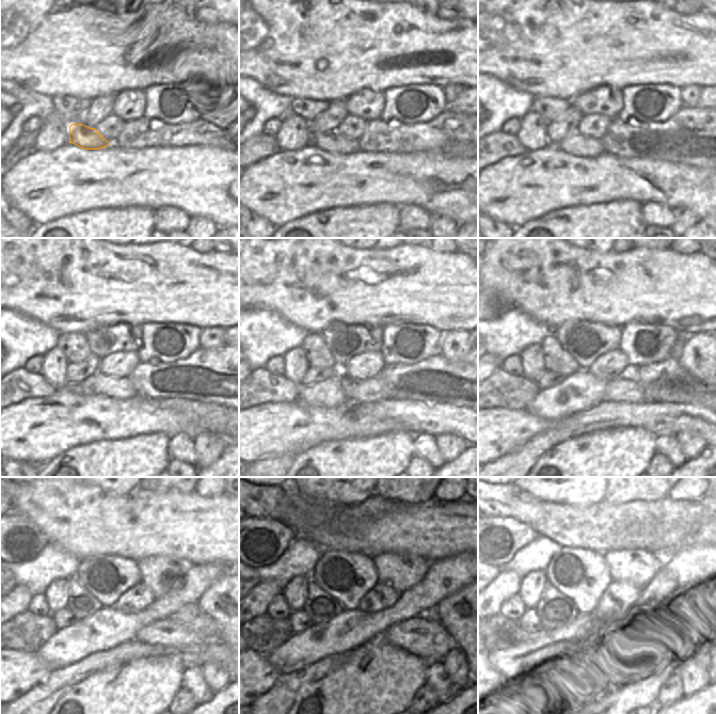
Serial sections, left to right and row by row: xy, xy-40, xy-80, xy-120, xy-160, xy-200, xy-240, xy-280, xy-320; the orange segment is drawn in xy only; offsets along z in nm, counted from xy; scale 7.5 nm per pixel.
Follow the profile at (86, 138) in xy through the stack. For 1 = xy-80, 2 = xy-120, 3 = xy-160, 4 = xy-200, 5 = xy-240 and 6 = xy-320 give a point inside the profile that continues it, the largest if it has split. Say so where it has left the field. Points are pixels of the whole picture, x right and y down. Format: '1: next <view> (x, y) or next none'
1: next xy-80 (575, 144)
2: next xy-120 (99, 384)
3: next xy-160 (374, 390)
4: next xy-200 (619, 389)
5: next xy-240 (168, 632)
6: next xy-320 (667, 634)

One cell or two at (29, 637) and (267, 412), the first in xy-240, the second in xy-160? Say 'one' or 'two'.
two

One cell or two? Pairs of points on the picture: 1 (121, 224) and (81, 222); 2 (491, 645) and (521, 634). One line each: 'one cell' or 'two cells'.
1: one cell
2: one cell

